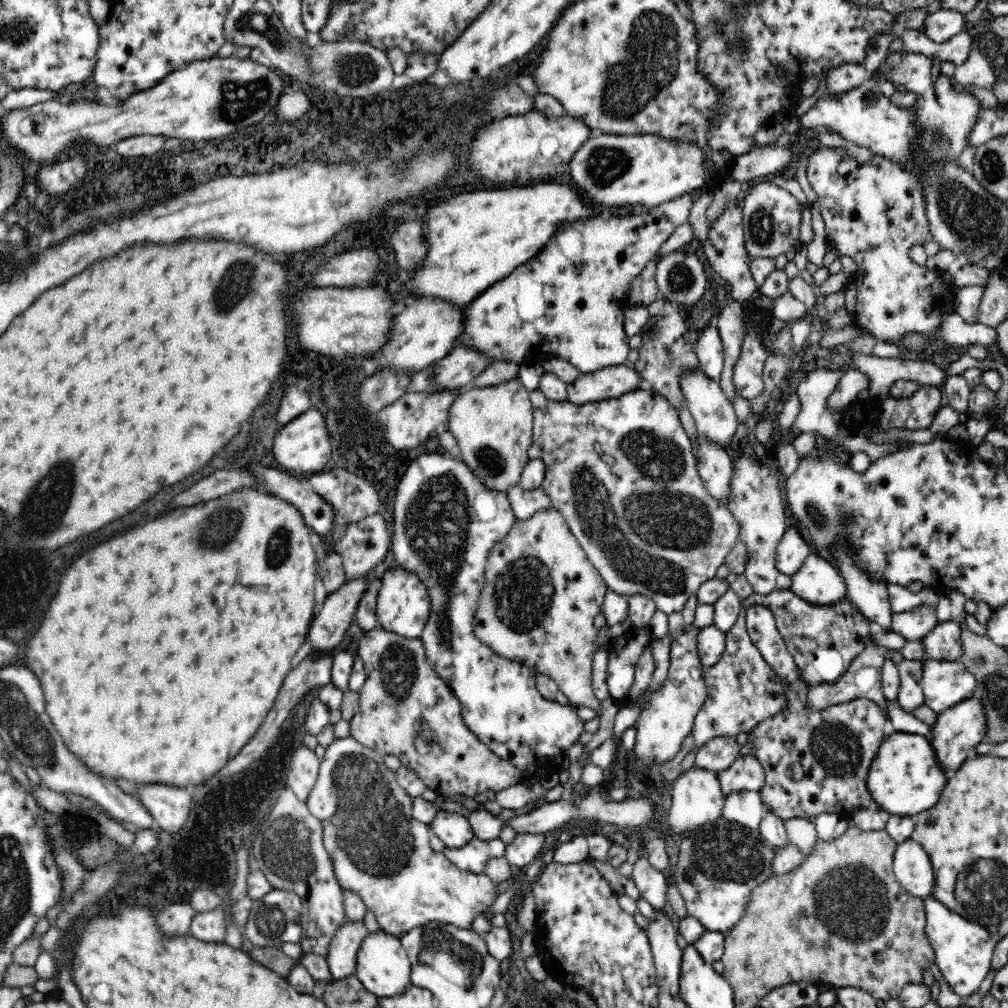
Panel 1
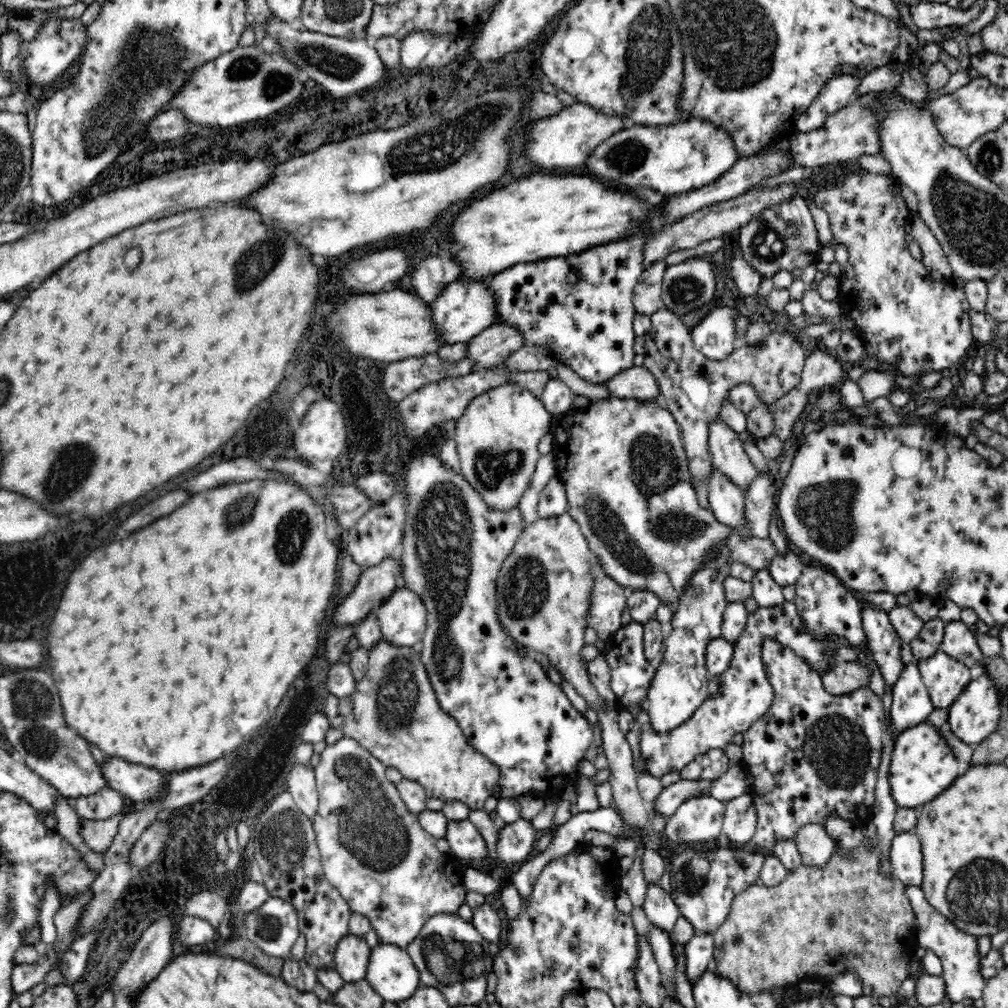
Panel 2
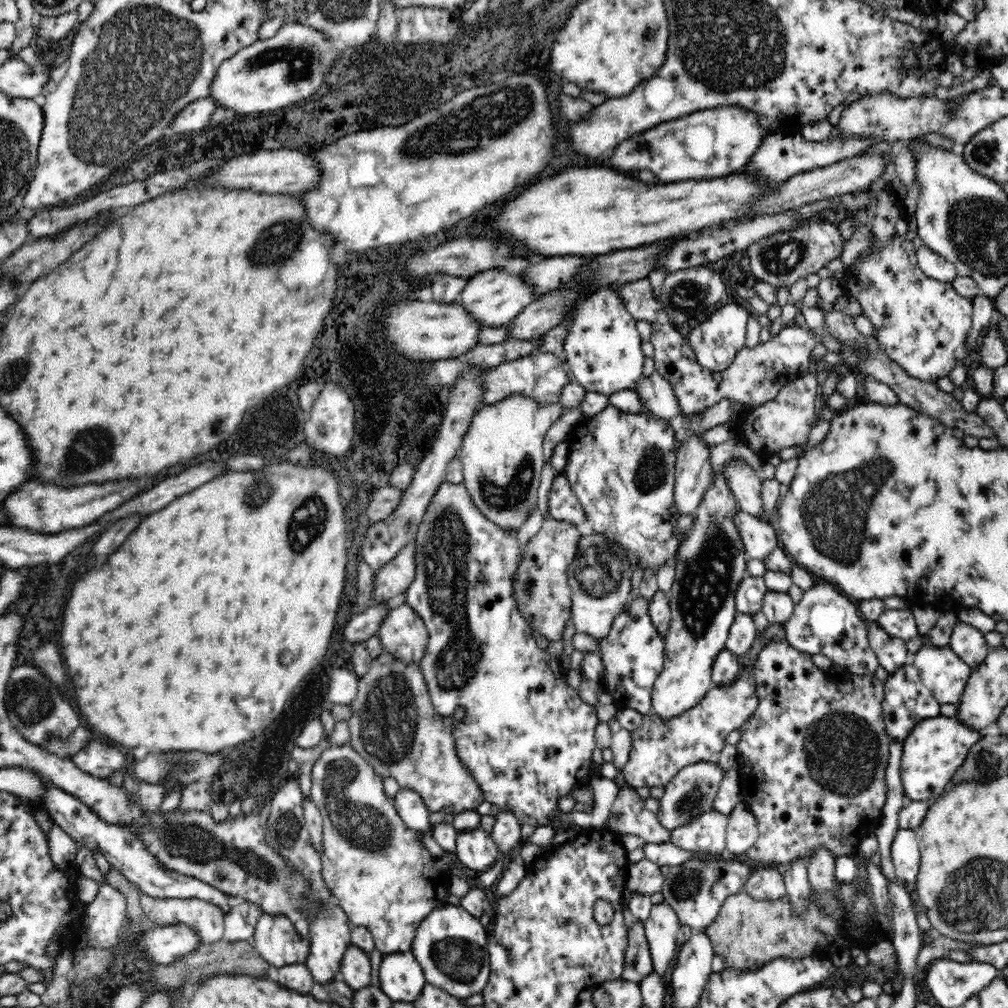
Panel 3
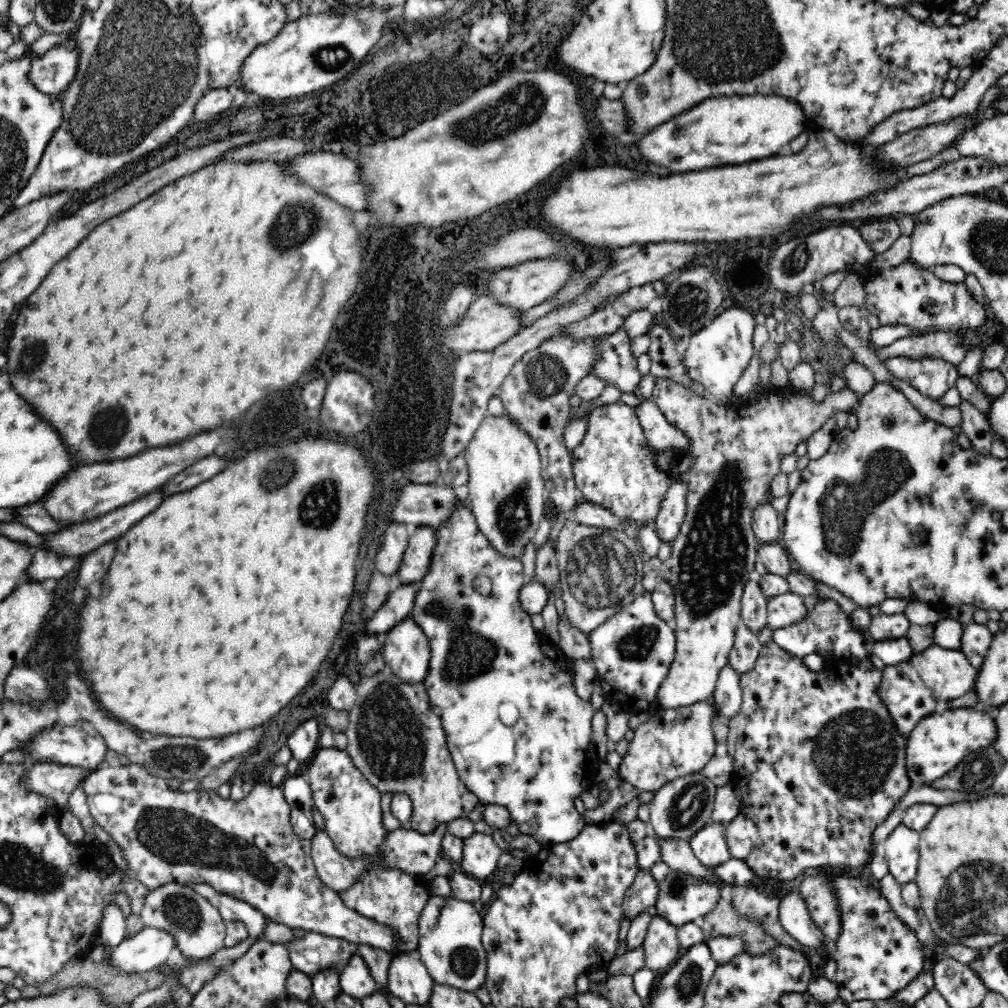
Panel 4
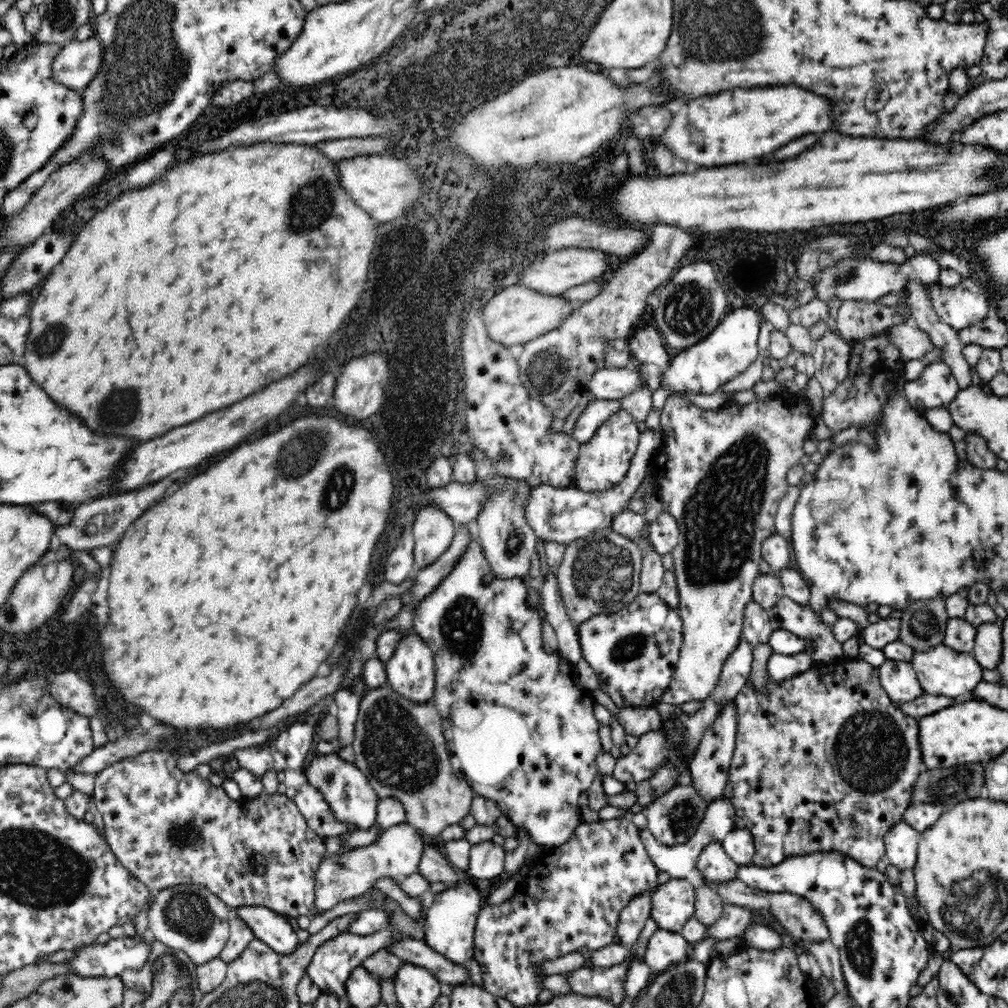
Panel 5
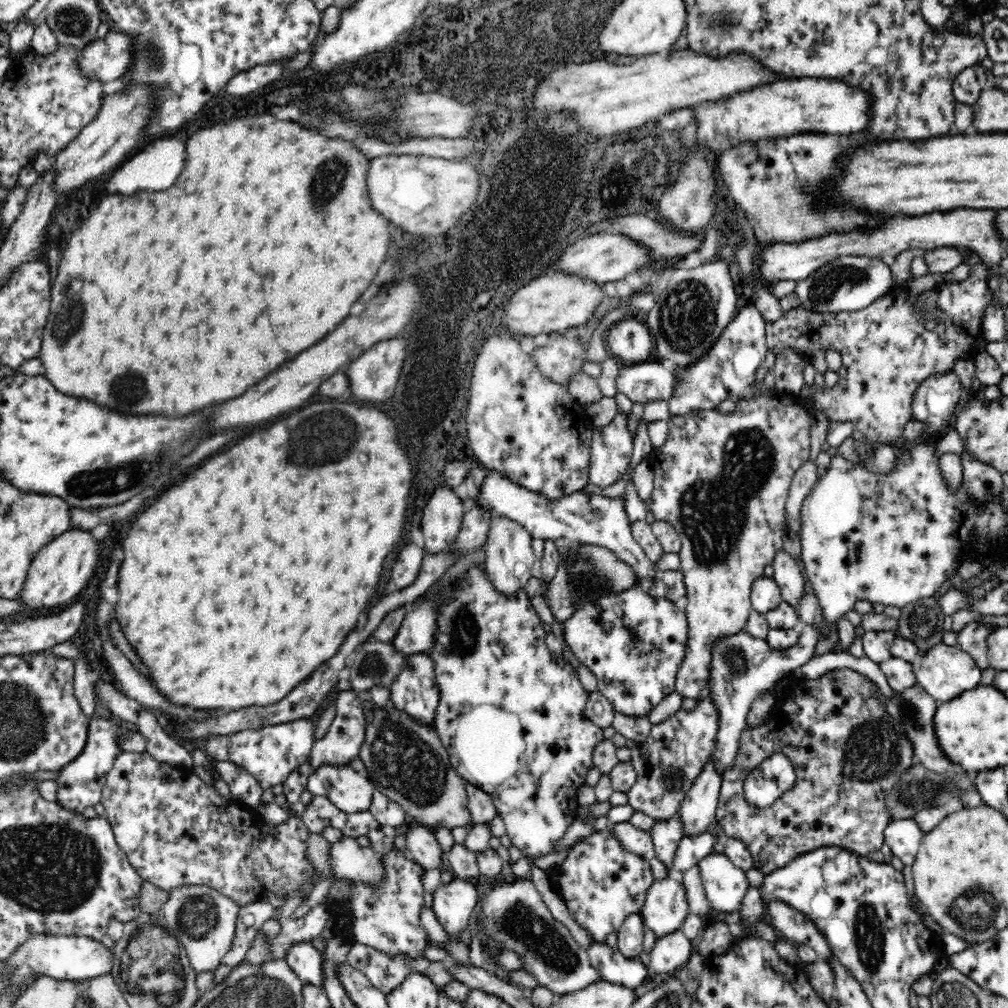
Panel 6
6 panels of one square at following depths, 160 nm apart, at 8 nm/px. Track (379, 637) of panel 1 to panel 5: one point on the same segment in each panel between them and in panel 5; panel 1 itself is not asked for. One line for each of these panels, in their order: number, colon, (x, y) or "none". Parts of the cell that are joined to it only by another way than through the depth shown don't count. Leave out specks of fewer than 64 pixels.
2: (397, 717)
3: (394, 726)
4: (395, 739)
5: (414, 766)

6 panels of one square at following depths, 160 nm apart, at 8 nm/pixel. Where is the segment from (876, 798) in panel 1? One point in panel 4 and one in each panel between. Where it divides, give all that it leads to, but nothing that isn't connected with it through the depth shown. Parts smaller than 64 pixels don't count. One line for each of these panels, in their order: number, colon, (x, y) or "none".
2: (922, 766)
3: (935, 749)
4: (941, 740)

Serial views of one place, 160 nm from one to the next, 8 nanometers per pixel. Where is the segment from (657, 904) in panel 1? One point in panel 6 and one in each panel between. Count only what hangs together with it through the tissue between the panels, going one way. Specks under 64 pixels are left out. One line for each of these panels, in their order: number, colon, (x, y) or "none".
2: (660, 907)
3: (661, 926)
4: (661, 945)
5: (665, 949)
6: (671, 952)

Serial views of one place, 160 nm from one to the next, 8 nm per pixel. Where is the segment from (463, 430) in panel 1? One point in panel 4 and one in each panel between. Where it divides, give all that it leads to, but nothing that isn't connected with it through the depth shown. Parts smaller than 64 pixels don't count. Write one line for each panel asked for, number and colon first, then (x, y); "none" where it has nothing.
2: (497, 436)
3: (501, 454)
4: (507, 491)

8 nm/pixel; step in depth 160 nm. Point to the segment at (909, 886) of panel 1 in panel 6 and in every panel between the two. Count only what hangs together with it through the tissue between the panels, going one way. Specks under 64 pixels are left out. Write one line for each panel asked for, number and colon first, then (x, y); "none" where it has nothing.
2: (906, 857)
3: (905, 854)
4: (902, 846)
5: (901, 842)
6: (903, 836)

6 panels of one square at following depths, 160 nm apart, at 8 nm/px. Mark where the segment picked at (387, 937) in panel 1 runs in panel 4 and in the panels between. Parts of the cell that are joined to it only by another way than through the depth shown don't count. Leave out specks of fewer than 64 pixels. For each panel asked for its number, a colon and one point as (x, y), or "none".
2: (391, 973)
3: (401, 978)
4: (408, 979)

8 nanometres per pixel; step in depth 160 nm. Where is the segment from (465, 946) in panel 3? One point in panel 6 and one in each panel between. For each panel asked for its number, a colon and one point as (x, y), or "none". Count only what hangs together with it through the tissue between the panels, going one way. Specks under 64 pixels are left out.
4: (450, 930)
5: (449, 922)
6: (453, 903)

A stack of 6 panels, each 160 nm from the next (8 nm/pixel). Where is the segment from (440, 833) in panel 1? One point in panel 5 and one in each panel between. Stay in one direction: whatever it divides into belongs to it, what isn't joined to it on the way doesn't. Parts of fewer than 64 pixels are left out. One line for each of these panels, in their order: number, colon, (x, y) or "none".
2: (465, 841)
3: (476, 850)
4: (480, 855)
5: (486, 859)

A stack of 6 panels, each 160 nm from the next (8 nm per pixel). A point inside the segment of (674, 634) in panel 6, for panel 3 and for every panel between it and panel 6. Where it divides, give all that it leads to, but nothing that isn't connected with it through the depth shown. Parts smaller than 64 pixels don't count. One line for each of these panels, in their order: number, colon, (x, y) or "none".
3: (633, 654)
4: (632, 651)
5: (633, 651)

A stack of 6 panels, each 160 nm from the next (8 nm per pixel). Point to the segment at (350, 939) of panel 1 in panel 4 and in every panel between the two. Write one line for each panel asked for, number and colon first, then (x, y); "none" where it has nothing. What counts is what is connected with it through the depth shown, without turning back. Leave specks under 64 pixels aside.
2: (350, 960)
3: (355, 970)
4: (356, 980)

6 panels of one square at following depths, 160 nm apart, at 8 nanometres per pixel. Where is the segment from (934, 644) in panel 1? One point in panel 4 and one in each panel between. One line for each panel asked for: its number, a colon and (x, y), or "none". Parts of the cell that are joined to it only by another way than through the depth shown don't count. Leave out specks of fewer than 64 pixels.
2: (958, 643)
3: (968, 643)
4: (976, 639)

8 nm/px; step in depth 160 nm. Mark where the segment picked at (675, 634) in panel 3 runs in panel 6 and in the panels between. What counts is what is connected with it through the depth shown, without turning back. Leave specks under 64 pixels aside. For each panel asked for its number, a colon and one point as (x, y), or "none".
4: (737, 450)
5: (722, 473)
6: (721, 480)

